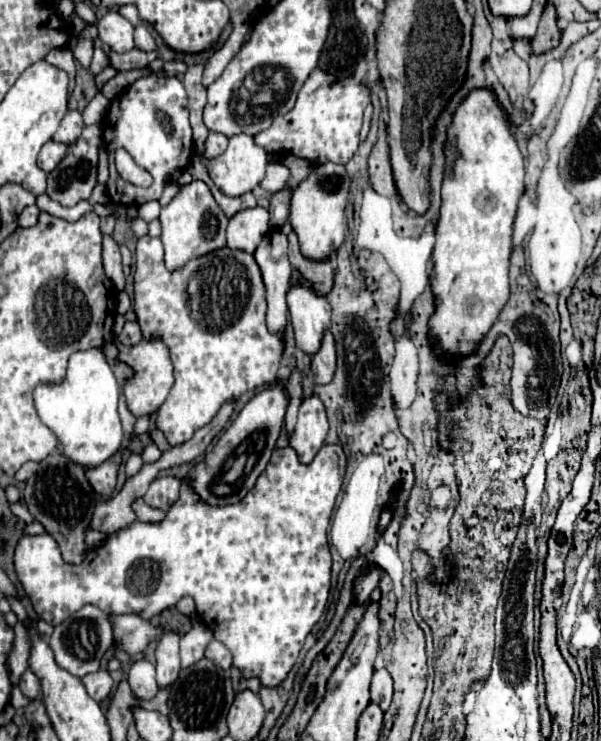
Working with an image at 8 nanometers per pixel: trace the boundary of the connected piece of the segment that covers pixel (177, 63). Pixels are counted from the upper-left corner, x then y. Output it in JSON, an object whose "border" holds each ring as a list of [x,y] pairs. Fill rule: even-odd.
{"border":[[[170,60],[170,62],[166,62],[162,76],[182,76],[186,72],[186,68],[188,68],[188,64],[184,60]]]}

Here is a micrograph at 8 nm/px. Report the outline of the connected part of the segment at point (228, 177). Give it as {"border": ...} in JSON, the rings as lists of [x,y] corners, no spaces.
{"border":[[[248,134],[230,138],[226,152],[214,160],[202,158],[216,186],[226,196],[240,196],[260,184],[268,164],[264,148],[256,146],[256,140]]]}

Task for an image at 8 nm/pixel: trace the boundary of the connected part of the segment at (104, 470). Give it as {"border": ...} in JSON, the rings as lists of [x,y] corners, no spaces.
{"border":[[[118,450],[108,462],[104,462],[104,466],[96,466],[96,470],[86,470],[88,482],[104,498],[110,498],[116,488],[116,474],[118,474],[120,460],[122,460],[122,450]]]}

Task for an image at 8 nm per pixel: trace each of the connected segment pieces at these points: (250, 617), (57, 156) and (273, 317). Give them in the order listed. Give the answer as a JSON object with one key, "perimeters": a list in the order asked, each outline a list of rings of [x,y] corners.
{"perimeters":[[[[324,444],[310,464],[302,464],[298,460],[296,450],[292,450],[290,446],[276,448],[272,452],[272,458],[270,458],[266,470],[260,474],[256,486],[238,504],[232,504],[232,506],[208,506],[206,502],[200,502],[200,496],[192,490],[190,480],[184,480],[182,488],[180,488],[180,498],[168,510],[168,516],[160,524],[144,524],[144,522],[136,520],[132,526],[128,526],[124,530],[118,530],[116,534],[110,534],[106,542],[98,546],[98,548],[87,552],[84,562],[78,564],[78,566],[66,564],[62,560],[60,550],[58,550],[58,546],[56,546],[56,542],[54,542],[54,538],[50,534],[44,532],[44,534],[38,534],[38,536],[22,536],[18,540],[18,544],[16,544],[16,550],[14,550],[14,570],[16,570],[16,576],[18,576],[20,584],[24,586],[24,592],[30,598],[38,618],[46,620],[48,624],[52,622],[52,626],[64,622],[64,618],[68,614],[80,610],[82,604],[94,604],[94,606],[98,606],[100,610],[104,610],[108,614],[138,614],[142,618],[154,618],[164,608],[174,606],[182,596],[192,596],[194,602],[196,602],[196,610],[198,610],[202,622],[214,632],[214,638],[220,640],[232,652],[234,666],[240,668],[246,678],[258,676],[262,680],[262,686],[278,686],[286,678],[290,668],[294,666],[294,662],[296,662],[296,658],[298,658],[298,654],[300,654],[300,650],[304,646],[304,640],[306,640],[308,632],[320,620],[320,616],[322,616],[322,612],[326,608],[326,602],[328,602],[332,554],[330,554],[330,546],[328,546],[328,540],[326,540],[326,532],[328,532],[328,524],[330,524],[330,516],[332,516],[332,510],[334,510],[336,496],[338,496],[338,492],[342,488],[344,470],[346,470],[346,456],[344,456],[342,446],[338,446],[338,444]]],[[[46,142],[38,154],[38,166],[44,170],[44,172],[52,172],[56,168],[56,164],[64,158],[66,154],[66,146],[64,144],[58,144],[58,142]]],[[[280,230],[268,232],[254,252],[254,258],[262,270],[268,300],[268,330],[280,332],[286,326],[286,292],[290,288],[292,266],[288,260],[288,240]]]]}

